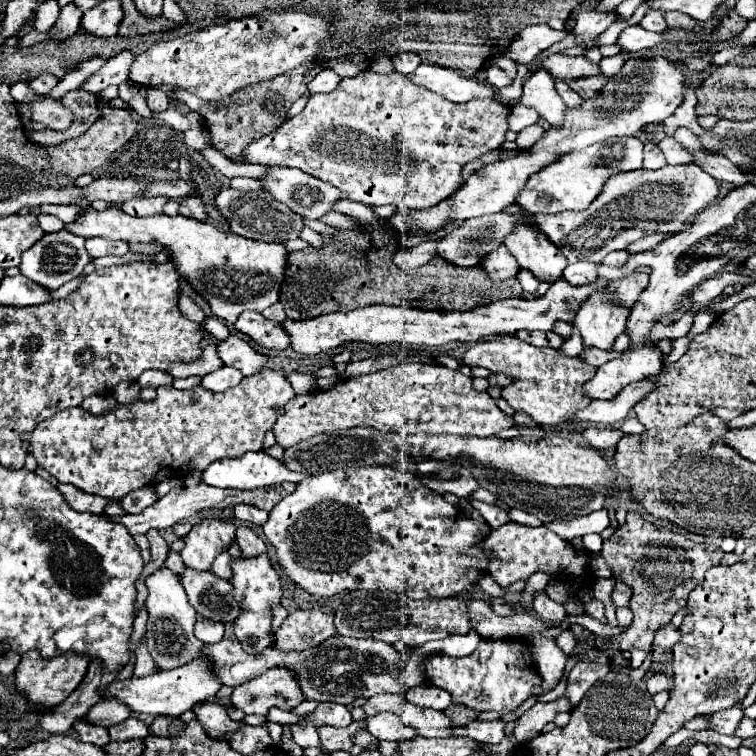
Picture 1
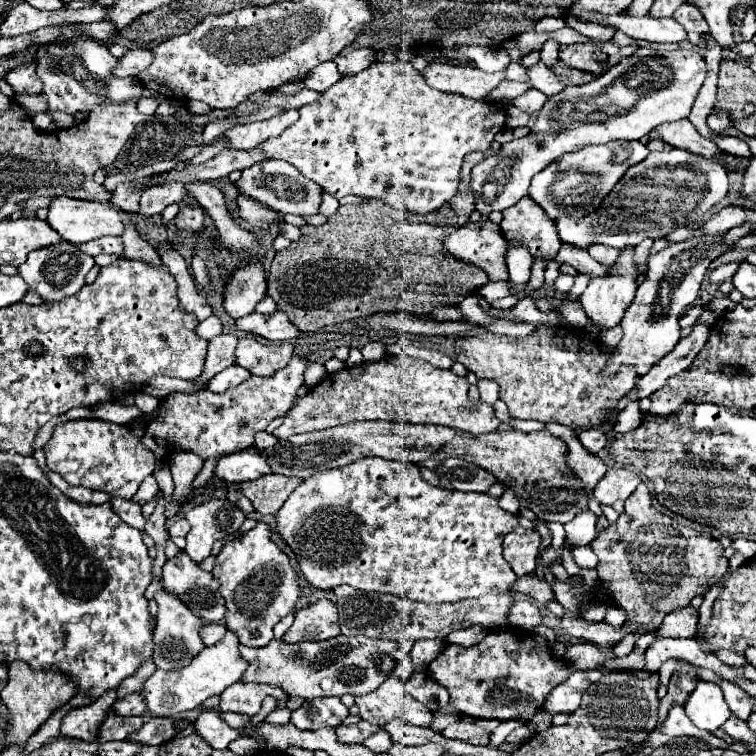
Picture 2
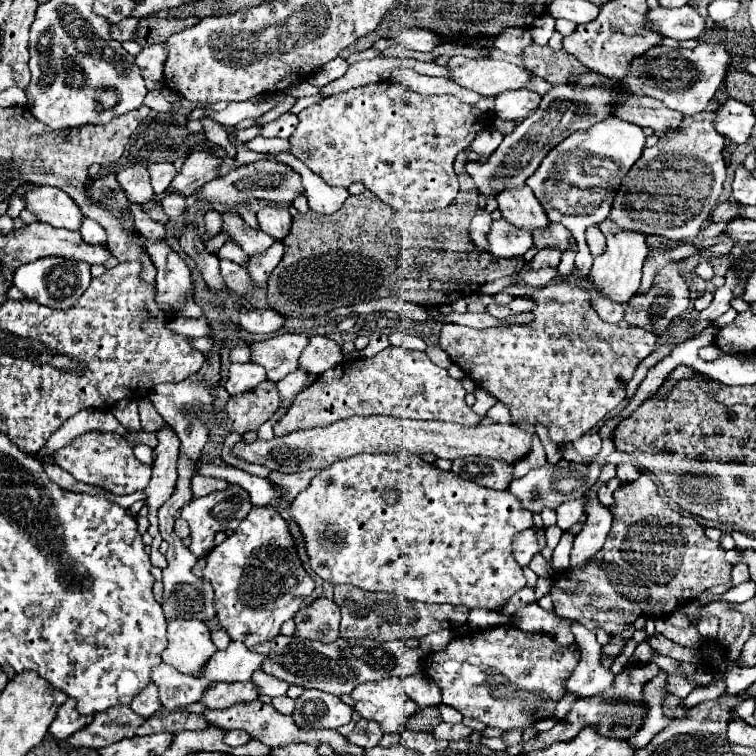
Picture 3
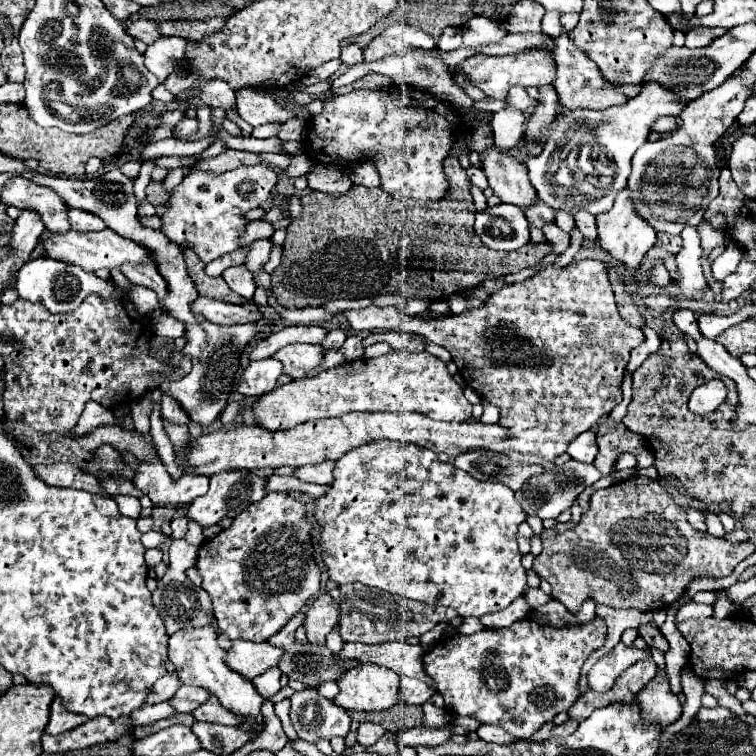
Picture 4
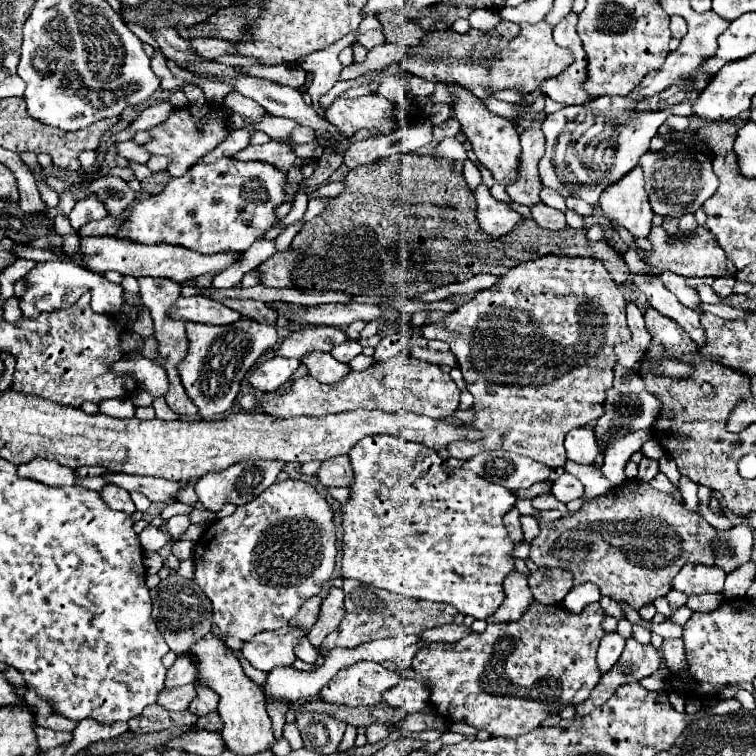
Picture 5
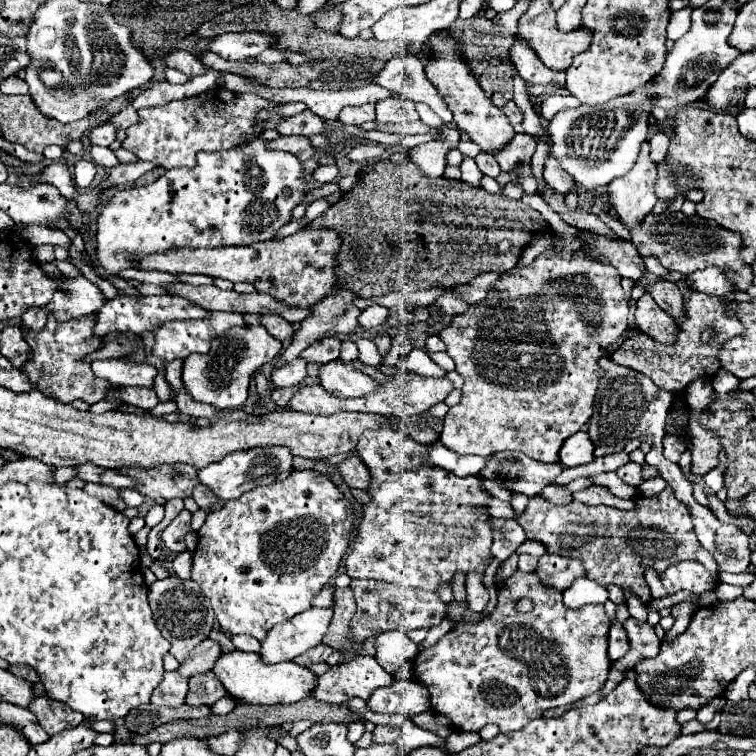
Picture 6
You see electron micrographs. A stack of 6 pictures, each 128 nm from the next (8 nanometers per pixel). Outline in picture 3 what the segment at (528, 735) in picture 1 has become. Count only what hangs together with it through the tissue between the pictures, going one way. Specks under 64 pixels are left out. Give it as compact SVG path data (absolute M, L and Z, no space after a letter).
M580 660L572 676L568 678L568 684L566 684L568 692L576 692L578 696L594 696L594 694L606 692L612 686L614 674L610 668L602 668L600 660L596 660L596 664L590 664L590 666L594 668L582 668L582 660Z

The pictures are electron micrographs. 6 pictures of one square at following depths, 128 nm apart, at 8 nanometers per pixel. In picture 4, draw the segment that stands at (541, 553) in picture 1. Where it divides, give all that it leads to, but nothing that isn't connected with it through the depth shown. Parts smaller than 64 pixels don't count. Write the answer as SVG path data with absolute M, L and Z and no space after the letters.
M524 522L524 524L520 524L520 530L518 530L518 534L516 534L516 540L518 540L518 546L520 546L520 552L522 554L528 554L530 552L530 538L532 538L532 528Z

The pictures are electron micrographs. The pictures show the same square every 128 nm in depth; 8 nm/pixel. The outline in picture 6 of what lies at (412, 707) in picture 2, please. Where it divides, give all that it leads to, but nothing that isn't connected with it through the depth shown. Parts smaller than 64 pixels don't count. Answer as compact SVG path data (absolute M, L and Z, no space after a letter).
M356 656L348 662L330 666L330 670L320 674L312 696L328 704L340 704L352 696L368 700L376 688L390 684L392 676L376 662L374 656Z

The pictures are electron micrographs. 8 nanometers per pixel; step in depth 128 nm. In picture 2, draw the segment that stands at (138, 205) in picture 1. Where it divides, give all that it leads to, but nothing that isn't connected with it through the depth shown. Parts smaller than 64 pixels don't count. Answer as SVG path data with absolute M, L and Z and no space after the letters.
M168 182L168 184L160 184L156 188L146 188L146 192L140 198L138 214L144 214L144 216L162 214L162 210L168 204L182 202L186 198L188 198L188 190L186 190L184 182Z

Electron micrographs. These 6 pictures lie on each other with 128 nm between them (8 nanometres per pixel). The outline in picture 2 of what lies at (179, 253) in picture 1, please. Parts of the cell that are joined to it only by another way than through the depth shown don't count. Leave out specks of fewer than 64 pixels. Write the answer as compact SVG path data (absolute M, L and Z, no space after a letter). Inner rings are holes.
M56 196L50 200L48 206L48 224L68 242L72 244L84 244L88 240L100 238L100 236L120 236L124 232L124 222L118 214L116 206L102 206L98 202L86 202L86 200L76 200L68 196ZM250 264L232 272L226 282L224 308L232 318L242 318L254 312L258 300L266 294L266 274L262 264Z

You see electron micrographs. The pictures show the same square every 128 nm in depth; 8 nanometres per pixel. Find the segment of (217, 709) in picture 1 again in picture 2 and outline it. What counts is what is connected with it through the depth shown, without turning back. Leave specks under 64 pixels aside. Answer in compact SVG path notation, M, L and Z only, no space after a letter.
M204 710L204 714L200 714L194 722L194 730L198 736L202 736L206 744L210 744L216 750L226 750L234 738L242 736L242 732L230 728L220 718L218 710Z

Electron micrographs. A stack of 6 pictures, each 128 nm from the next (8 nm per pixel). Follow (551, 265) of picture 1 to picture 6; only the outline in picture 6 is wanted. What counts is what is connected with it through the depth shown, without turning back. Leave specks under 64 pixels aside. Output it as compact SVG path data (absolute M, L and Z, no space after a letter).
M440 30L434 32L430 40L432 40L432 60L428 60L426 64L426 76L446 100L458 128L464 130L480 146L482 152L508 144L514 136L512 124L508 122L504 112L496 108L492 100L486 96L486 92L480 88L478 80L472 76L472 68L468 68L468 62L464 60L464 54L460 52L460 48L456 48L456 44L452 44L452 36Z

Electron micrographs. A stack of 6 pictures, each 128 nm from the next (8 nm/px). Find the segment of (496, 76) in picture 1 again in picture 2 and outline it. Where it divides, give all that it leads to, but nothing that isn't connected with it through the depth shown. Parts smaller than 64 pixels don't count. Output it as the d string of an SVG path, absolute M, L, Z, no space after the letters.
M462 46L456 52L464 54L466 58L470 58L470 62L474 62L474 66L478 66L480 70L486 70L486 72L496 72L496 70L508 66L508 62L510 62L510 56L508 56L508 52L504 48Z

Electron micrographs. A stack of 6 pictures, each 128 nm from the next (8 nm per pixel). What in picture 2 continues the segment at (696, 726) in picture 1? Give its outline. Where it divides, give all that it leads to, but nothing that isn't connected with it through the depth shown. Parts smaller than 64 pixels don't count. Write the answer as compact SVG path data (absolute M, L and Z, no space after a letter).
M698 682L696 690L686 700L686 714L688 718L702 730L716 730L720 728L732 710L728 708L722 690L714 682Z

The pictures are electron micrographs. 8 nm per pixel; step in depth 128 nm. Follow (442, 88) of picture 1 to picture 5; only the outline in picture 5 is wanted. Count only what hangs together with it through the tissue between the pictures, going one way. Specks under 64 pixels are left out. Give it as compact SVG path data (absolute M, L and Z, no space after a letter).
M546 20L538 24L522 24L520 34L510 40L508 48L504 48L492 62L490 68L494 70L494 76L490 80L490 88L494 90L504 90L504 88L522 88L526 92L532 92L540 86L540 80L556 76L564 72L572 64L572 52L566 48L560 48L554 38L552 30Z

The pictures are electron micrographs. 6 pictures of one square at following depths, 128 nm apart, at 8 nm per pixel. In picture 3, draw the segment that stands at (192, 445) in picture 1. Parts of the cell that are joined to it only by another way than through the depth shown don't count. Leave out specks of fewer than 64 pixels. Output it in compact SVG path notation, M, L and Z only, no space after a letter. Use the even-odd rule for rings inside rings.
M310 336L310 344L302 352L300 368L308 372L324 372L344 360L342 348L328 336ZM266 380L254 392L232 396L226 404L228 426L220 428L212 420L210 436L214 438L214 442L222 442L230 430L238 434L244 434L248 430L258 430L258 426L264 424L278 410L278 406L280 406L280 396L276 384ZM88 432L66 448L56 450L56 464L70 472L78 482L108 490L112 494L132 494L144 490L150 482L150 466L136 460L132 448L120 434Z

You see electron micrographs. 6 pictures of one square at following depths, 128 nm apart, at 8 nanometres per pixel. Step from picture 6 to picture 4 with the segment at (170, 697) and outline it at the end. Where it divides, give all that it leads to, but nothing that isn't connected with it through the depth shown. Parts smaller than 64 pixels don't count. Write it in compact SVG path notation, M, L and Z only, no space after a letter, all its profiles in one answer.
M182 686L170 700L170 706L180 712L180 714L188 714L194 708L198 708L202 702L206 702L210 698L208 690L204 688L192 688L192 686Z

